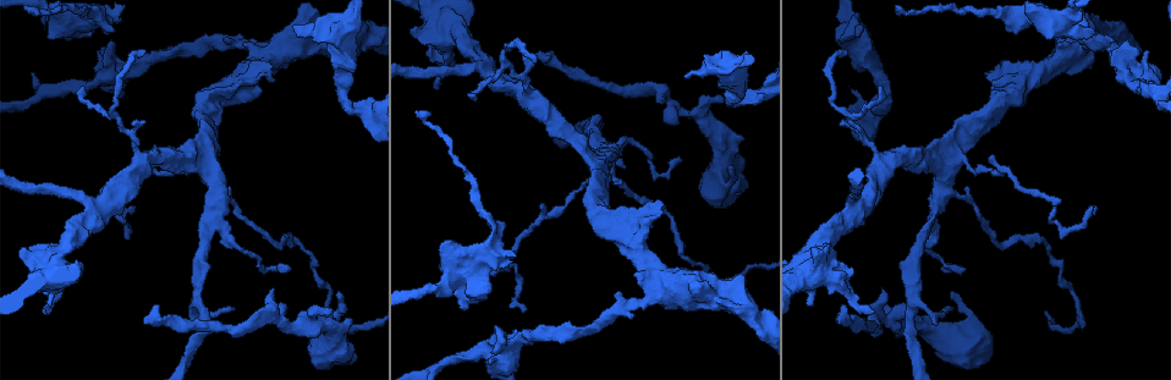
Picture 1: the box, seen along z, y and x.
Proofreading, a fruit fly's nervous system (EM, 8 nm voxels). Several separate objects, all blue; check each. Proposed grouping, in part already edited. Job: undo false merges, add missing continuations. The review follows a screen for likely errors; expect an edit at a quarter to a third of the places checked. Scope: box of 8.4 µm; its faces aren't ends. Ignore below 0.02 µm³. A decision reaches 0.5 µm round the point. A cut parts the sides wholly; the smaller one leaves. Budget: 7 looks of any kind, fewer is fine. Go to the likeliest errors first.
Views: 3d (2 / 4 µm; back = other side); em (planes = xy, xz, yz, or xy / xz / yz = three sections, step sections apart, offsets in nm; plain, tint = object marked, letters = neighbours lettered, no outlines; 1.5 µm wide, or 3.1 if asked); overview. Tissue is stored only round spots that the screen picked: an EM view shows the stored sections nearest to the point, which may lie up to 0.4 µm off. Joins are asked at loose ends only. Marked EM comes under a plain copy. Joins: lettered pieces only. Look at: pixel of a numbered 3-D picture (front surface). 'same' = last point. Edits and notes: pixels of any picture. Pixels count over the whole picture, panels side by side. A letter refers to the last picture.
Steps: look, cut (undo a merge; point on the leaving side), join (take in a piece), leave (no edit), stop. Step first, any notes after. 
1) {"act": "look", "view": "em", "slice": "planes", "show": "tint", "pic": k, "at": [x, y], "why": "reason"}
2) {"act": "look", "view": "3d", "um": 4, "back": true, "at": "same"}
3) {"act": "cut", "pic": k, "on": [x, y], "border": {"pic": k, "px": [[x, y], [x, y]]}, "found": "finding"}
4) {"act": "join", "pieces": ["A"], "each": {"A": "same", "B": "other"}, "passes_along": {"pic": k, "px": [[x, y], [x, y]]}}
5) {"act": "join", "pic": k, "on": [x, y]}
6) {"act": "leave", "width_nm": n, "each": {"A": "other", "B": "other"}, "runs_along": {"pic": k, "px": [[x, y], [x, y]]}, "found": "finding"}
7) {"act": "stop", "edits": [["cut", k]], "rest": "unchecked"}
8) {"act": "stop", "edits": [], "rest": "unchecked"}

{"act": "look", "view": "3d", "um": 2, "pic": 1, "at": [115, 73]}

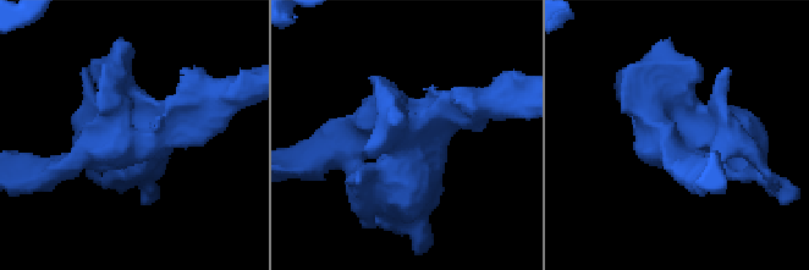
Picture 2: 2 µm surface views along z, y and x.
{"act": "look", "view": "em", "slice": "yz", "step": 8, "show": "tint", "pic": 2, "at": [669, 131], "why": "shape alone is not enough"}

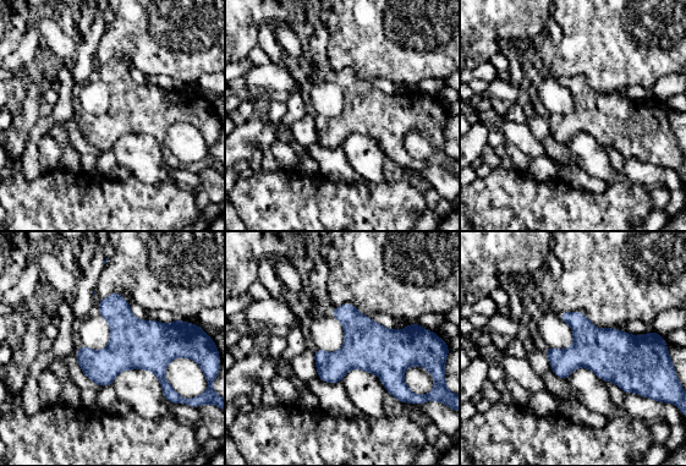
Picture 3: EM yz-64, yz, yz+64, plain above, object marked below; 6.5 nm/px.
{"act": "look", "view": "em", "slice": "planes", "show": "letters", "at": "same"}

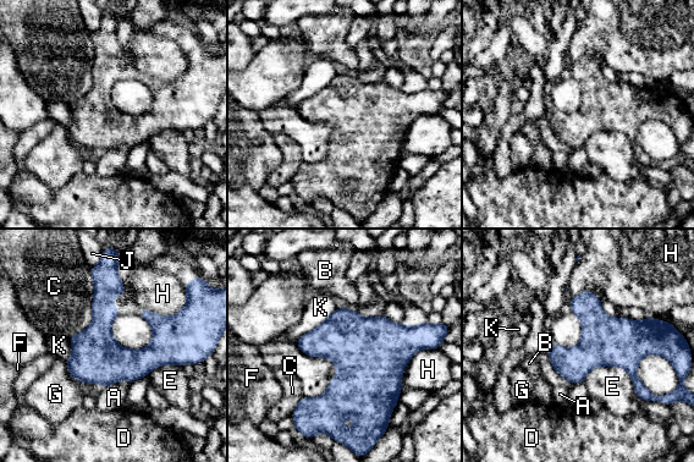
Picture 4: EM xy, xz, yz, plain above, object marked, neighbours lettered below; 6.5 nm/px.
{"act": "leave", "each": {"A": "other", "B": "other", "C": "other", "D": "other", "E": "other", "F": "other", "G": "other", "H": "other", "J": "other", "K": "other"}, "border": {"pic": 4, "px": [[92, 268], [92, 322], [80, 333]]}, "found": "all the same neuron"}

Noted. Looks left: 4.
{"act": "look", "view": "3d", "um": 4, "pic": 1, "at": [356, 358]}

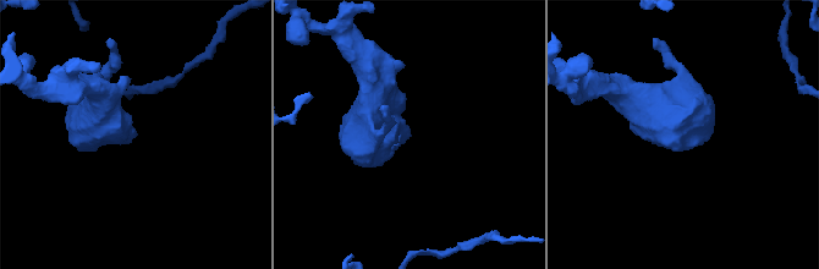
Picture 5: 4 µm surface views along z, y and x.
{"act": "look", "view": "em", "slice": "xy", "step": 8, "show": "letters", "pic": 5, "at": [410, 134]}

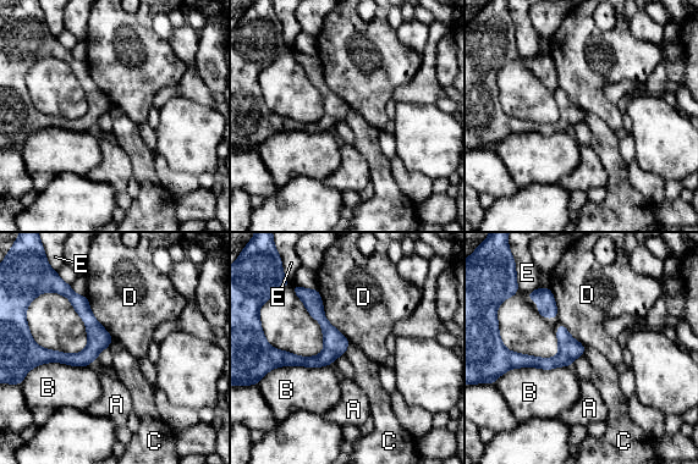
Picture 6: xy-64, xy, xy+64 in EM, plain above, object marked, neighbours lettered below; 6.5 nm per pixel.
{"act": "look", "view": "em", "slice": "planes", "show": "letters", "at": "same", "why": "cut it another way"}

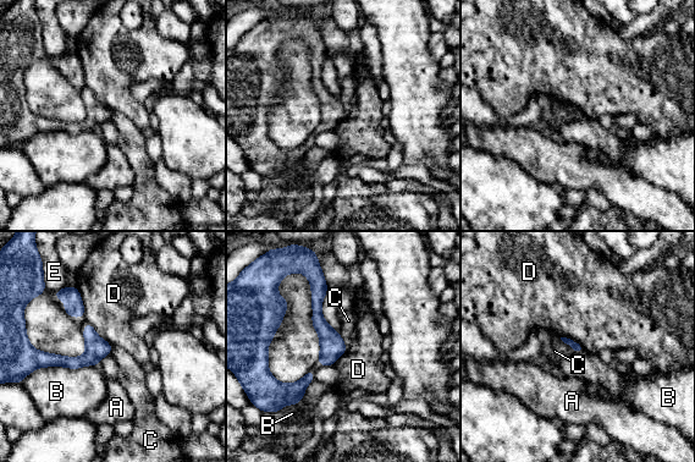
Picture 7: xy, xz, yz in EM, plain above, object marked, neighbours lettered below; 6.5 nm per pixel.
{"act": "leave", "each": {"A": "other", "B": "other", "C": "other", "D": "other", "E": "other"}, "runs_along": {"pic": 7, "px": [[318, 280], [330, 362]]}, "found": "no lettered piece goes on from it"}

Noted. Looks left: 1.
{"act": "stop", "edits": [], "rest": "unchecked"}

